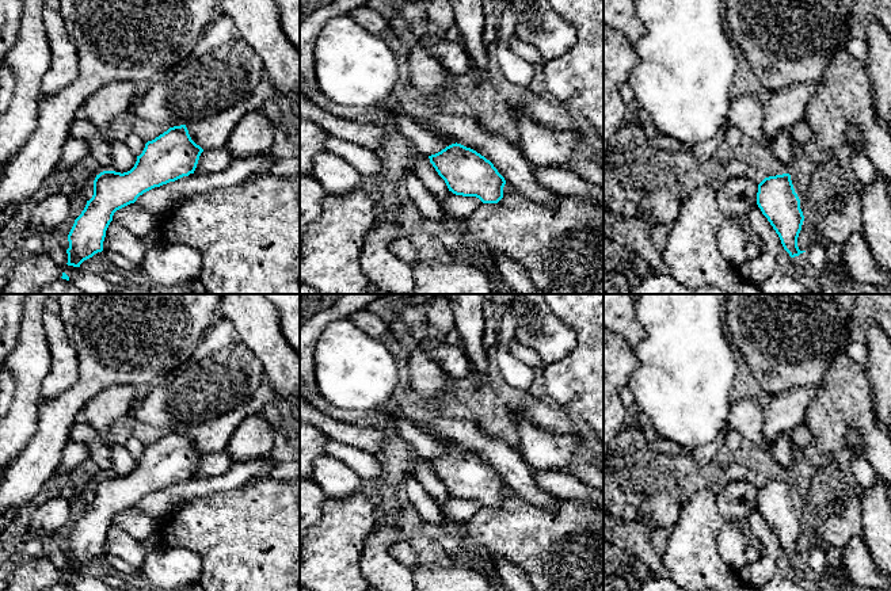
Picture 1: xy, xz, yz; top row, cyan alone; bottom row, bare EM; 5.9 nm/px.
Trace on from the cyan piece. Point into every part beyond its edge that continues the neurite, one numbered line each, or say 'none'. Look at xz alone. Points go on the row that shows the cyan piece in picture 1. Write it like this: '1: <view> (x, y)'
none

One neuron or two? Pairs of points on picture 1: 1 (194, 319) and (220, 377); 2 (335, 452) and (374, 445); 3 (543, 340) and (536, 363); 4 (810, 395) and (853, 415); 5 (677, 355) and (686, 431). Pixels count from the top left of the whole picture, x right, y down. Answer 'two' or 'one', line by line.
1: two
2: two
3: two
4: two
5: one

